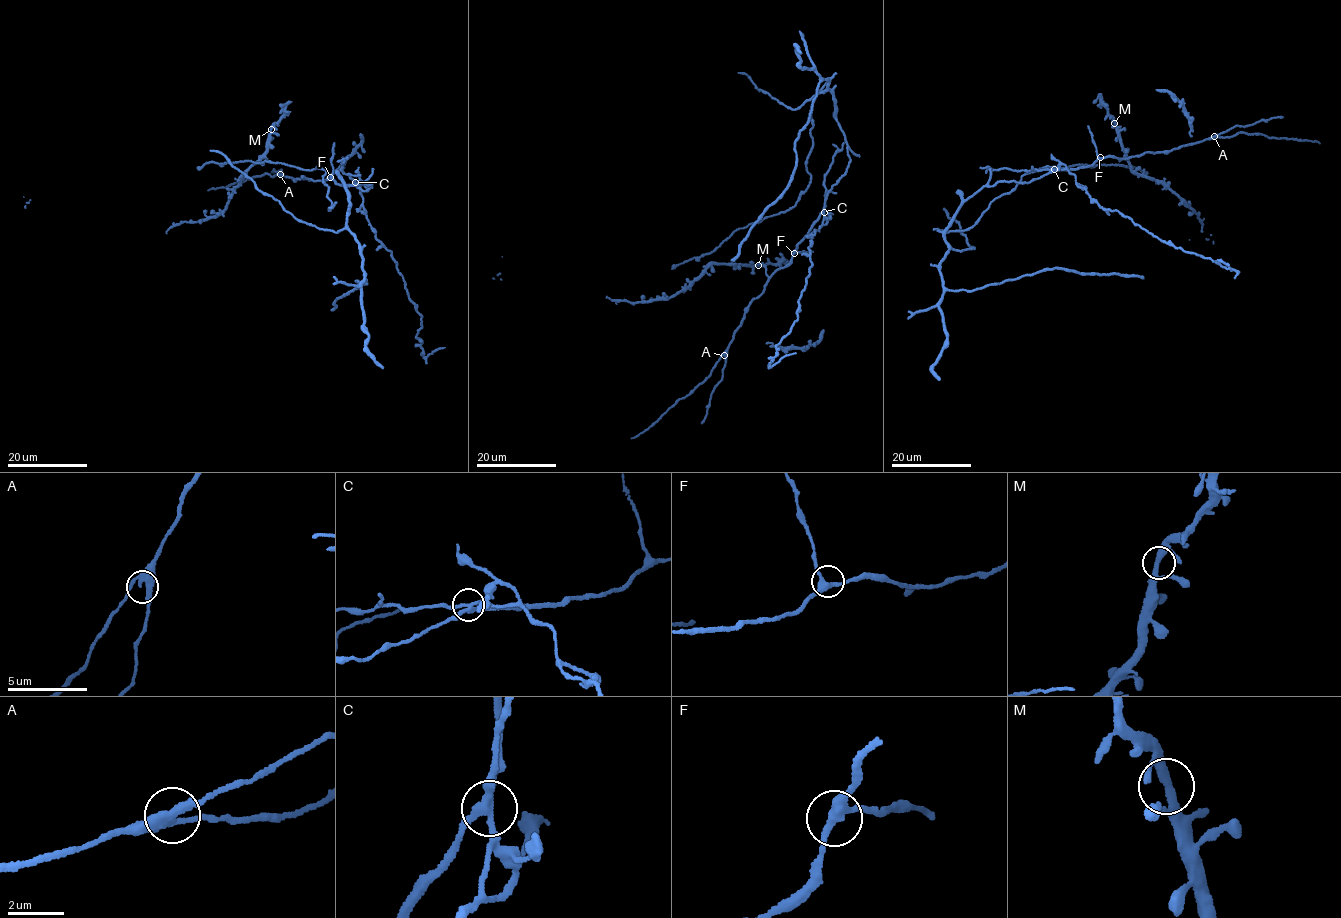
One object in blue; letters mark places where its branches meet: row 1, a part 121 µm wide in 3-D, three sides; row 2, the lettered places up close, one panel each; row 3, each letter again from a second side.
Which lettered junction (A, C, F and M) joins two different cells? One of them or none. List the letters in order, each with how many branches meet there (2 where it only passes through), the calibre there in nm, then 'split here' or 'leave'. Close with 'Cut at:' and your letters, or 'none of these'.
A: 3 branches meet; 280 nm thick; leave
C: 4 branches meet; 280 nm thick; split here
F: 3 branches meet; 320 nm thick; leave
M: 4 branches meet; 280 nm thick; leave
Cut at: C

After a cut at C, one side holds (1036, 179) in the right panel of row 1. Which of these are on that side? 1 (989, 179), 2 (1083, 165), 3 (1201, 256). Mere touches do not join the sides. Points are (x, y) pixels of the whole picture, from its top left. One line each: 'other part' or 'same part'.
1: same part
2: same part
3: other part

